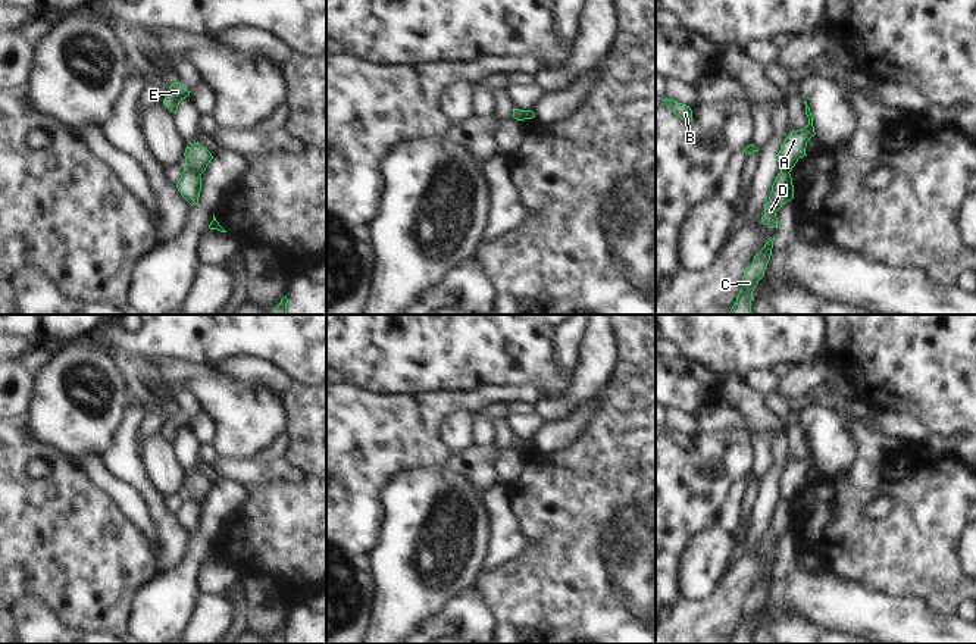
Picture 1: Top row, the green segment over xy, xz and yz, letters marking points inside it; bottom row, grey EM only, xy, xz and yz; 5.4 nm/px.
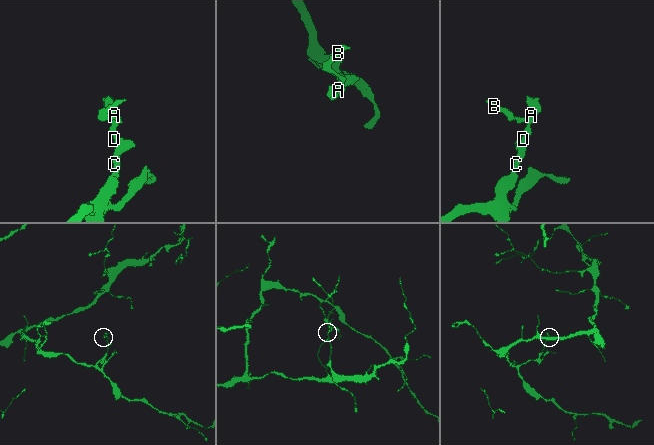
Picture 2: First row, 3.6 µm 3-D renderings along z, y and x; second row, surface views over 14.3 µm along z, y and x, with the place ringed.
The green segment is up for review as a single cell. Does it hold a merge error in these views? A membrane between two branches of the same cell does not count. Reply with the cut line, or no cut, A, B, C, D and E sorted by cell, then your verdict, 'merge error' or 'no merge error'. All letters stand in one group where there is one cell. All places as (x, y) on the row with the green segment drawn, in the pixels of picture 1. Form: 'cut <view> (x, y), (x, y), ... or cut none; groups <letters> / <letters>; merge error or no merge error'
cut xy (185, 168), (199, 175); groups A B E / C D; merge error

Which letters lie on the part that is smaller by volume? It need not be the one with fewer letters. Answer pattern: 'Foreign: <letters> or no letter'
Foreign: A, B, E

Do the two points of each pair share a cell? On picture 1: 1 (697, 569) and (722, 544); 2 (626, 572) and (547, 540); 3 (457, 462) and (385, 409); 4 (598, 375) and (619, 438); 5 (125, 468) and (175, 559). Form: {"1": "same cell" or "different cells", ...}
{"1": "same cell", "2": "same cell", "3": "different cells", "4": "different cells", "5": "same cell"}

